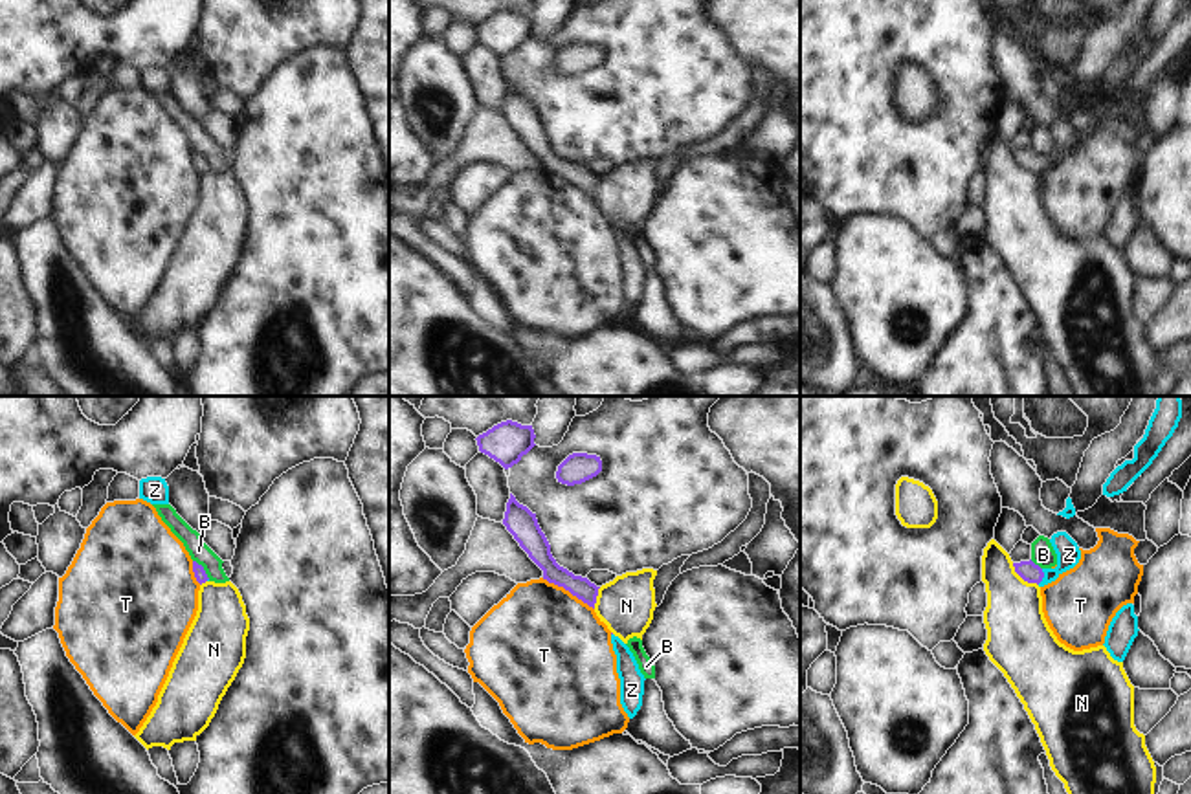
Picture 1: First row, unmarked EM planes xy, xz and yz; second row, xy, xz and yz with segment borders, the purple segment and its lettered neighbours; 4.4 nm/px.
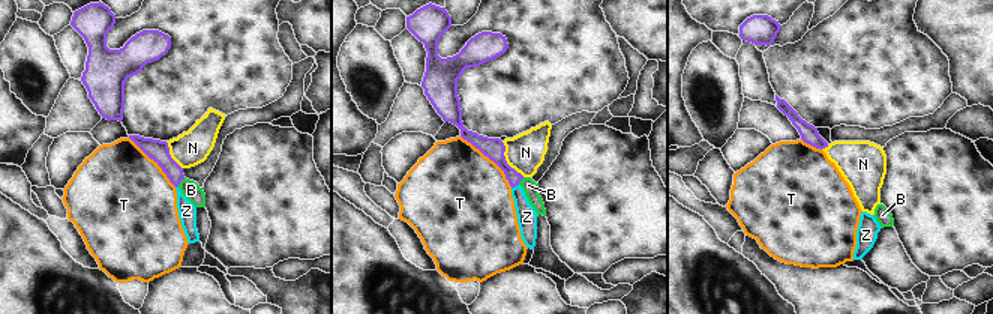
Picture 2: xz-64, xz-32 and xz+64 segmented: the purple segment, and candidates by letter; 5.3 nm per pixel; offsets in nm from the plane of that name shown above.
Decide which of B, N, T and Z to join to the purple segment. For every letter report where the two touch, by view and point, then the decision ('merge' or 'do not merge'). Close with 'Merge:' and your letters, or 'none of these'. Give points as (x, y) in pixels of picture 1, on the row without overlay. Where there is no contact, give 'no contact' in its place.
B: meets purple in xy at (202, 158); do not merge
N: meets purple in yz at (1023, 167); do not merge
T: meets purple in xz at (567, 178); do not merge
Z: meets purple in yz at (1043, 165); merge
Merge: Z

